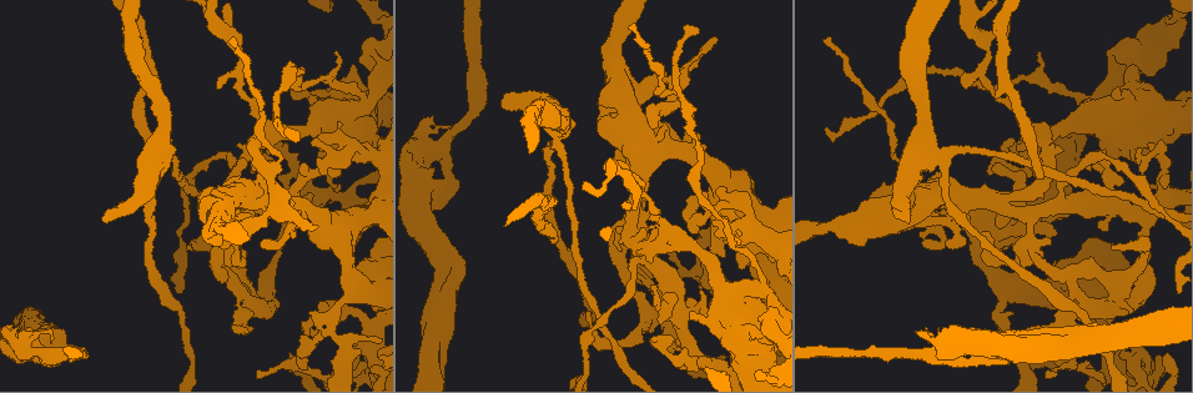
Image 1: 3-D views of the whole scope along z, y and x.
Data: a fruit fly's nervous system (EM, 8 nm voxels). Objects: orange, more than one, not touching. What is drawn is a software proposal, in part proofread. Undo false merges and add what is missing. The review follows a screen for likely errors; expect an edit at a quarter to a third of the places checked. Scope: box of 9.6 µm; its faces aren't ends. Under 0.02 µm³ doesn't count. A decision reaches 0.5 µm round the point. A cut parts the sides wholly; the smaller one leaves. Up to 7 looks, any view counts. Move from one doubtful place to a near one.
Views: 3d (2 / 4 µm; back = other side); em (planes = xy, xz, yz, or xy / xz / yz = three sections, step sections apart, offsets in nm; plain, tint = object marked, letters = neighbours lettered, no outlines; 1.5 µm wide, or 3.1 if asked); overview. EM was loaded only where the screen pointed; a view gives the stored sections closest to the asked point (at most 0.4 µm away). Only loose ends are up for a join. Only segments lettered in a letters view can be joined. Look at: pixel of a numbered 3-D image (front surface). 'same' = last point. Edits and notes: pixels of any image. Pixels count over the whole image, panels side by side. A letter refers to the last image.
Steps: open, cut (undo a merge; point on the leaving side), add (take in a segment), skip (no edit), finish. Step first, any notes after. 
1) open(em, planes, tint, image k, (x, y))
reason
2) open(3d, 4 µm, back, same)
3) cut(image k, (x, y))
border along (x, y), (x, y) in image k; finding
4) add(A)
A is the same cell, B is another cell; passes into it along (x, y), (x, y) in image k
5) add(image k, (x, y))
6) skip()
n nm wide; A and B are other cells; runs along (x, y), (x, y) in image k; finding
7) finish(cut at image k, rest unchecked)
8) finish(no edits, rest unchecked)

open(3d, 4 µm, image 1, (502, 100))
branch stops here

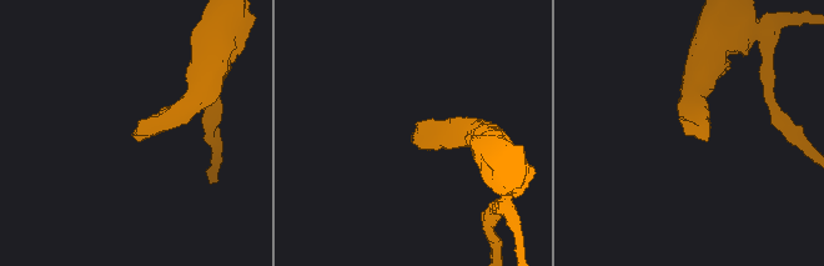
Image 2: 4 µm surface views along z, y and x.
open(em, 3.1 µm, xy, step 16, tint, image 2, (696, 137))

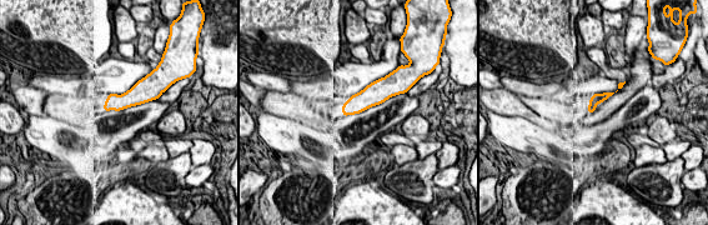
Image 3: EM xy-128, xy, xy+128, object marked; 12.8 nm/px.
open(em, 3.1 µm, planes, letters, same)
cut it another way

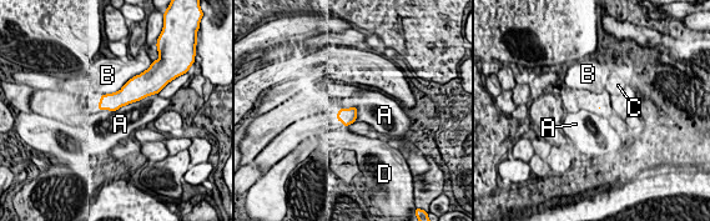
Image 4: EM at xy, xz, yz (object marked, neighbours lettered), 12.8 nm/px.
skip()
A, B, C and D are other cells; border along (154, 94), (115, 110), (106, 110) in image 4; no lettered segment goes on from it

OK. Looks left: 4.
open(3d, 4 µm, image 1, (1005, 198))
abrupt turn

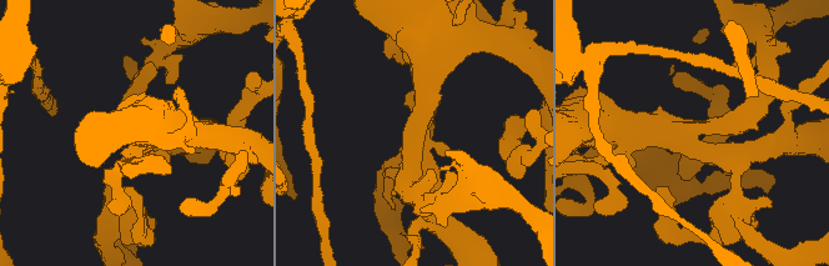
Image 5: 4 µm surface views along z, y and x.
open(em, planes, letters, image 5, (695, 129))
3 arms; arms of 320, 380, 440 nm

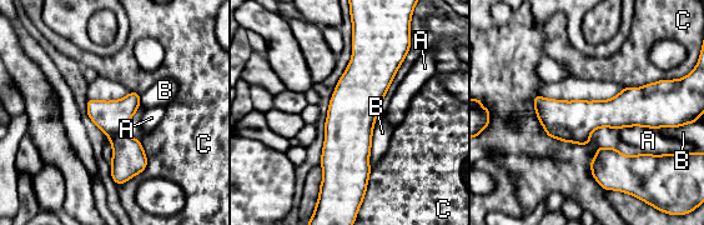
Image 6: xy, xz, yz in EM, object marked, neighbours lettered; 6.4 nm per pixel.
skip()
A, B and C are other cells; border along (654, 128), (620, 126), (617, 130) in image 6; one cell here

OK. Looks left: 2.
finish(no edits, rest unchecked)

